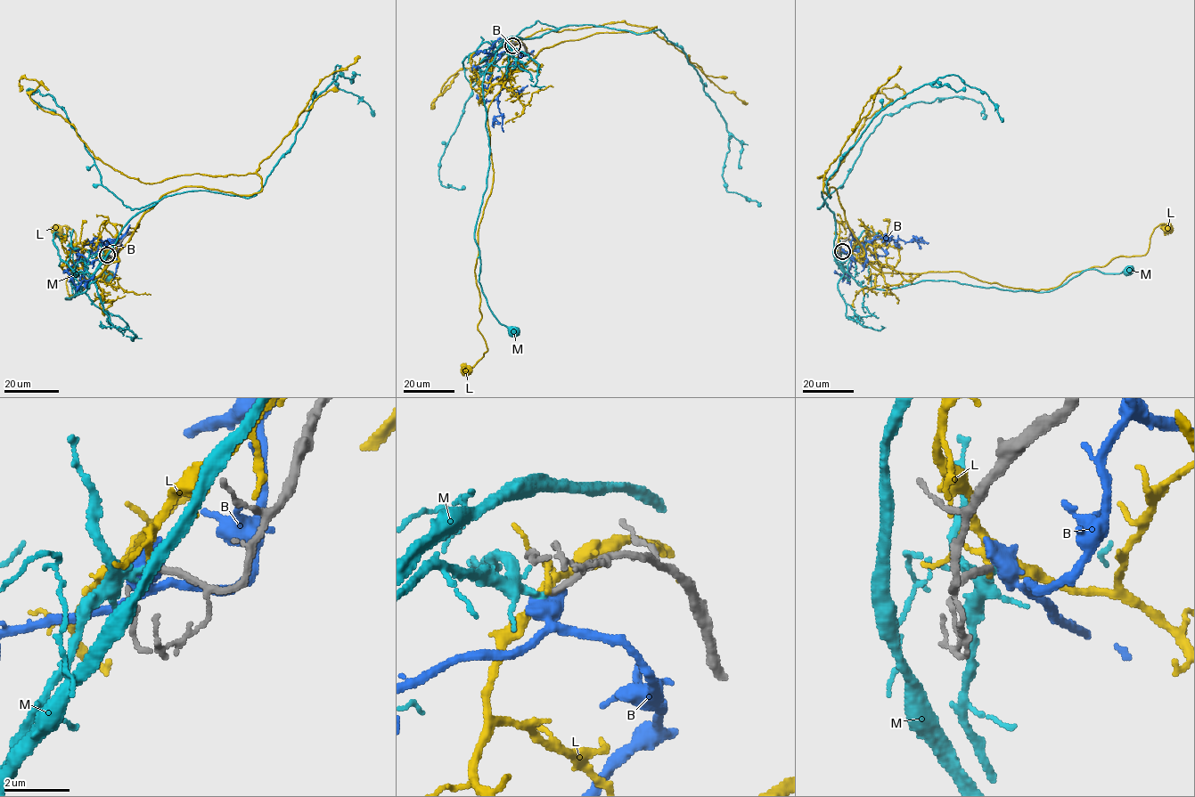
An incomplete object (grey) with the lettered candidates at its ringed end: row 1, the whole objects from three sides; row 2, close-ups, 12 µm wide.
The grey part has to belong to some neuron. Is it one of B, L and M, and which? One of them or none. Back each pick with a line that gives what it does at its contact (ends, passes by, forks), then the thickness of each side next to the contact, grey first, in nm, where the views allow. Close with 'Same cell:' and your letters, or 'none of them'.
M: It ends there. Thickness 200 nm (grey) against 240 nm
Same cell: M

